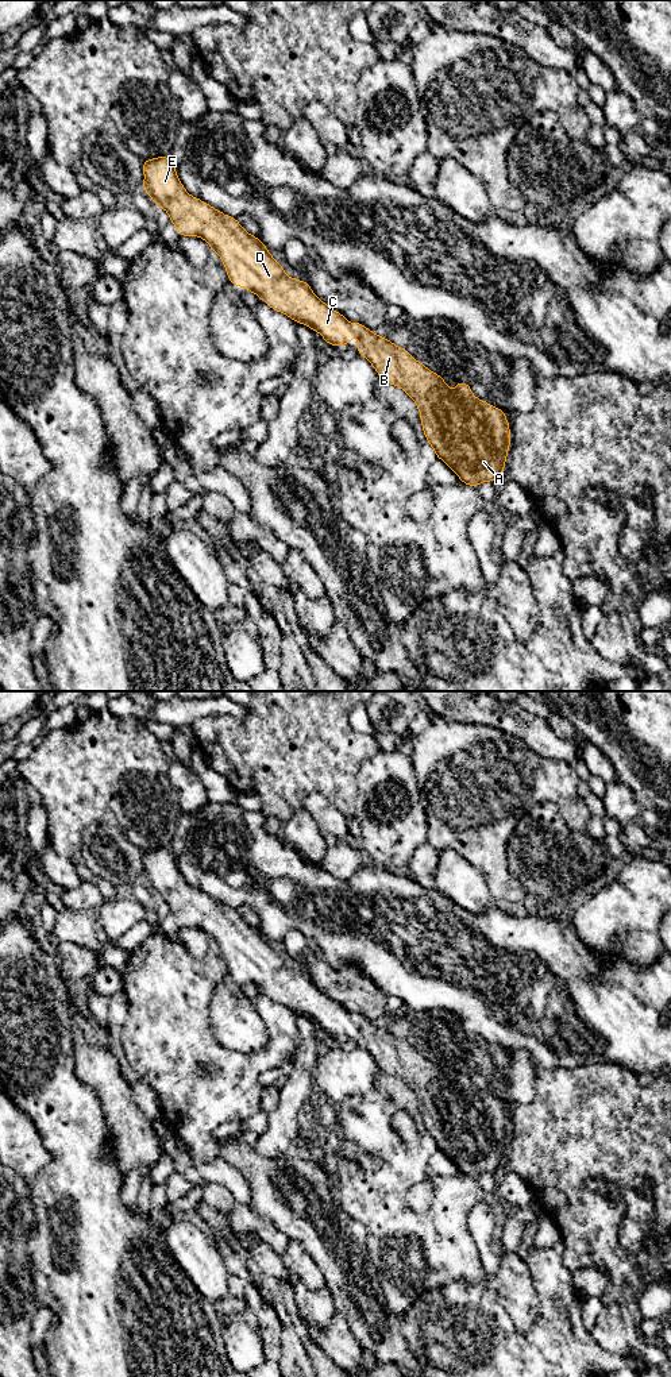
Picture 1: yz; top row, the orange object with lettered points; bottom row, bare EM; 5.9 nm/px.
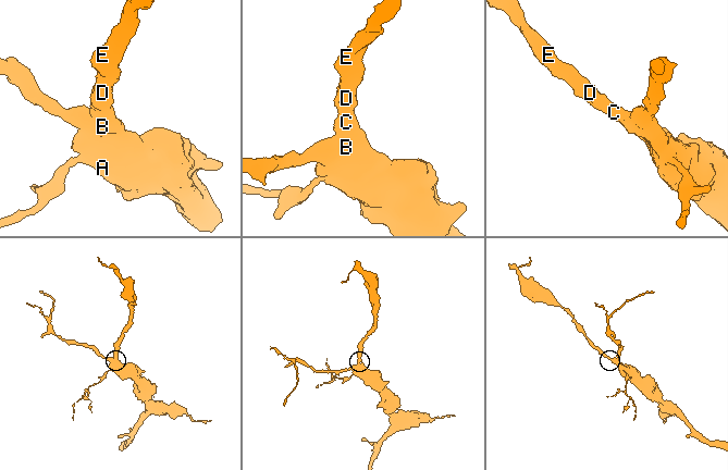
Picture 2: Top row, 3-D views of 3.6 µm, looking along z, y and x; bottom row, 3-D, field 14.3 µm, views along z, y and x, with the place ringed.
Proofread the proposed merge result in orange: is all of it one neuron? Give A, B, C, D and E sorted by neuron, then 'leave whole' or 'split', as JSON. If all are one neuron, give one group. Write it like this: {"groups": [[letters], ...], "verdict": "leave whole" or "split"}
{"groups": [["A", "B", "C", "D", "E"]], "verdict": "leave whole"}

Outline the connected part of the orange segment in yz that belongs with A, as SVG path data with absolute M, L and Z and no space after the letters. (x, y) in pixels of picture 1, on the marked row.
M170 157L144 159L142 163L143 190L158 208L169 213L170 223L176 225L180 236L198 236L209 244L212 251L219 254L230 284L252 292L275 312L319 332L327 344L346 346L356 333L359 338L358 355L371 363L382 382L401 387L414 401L427 441L433 448L436 458L441 459L459 477L460 482L475 489L479 483L494 482L504 474L510 447L510 428L502 409L477 398L470 383L456 382L456 390L452 392L443 377L416 360L405 348L378 336L362 323L354 321L351 325L342 313L323 302L306 281L288 277L285 269L271 256L267 247L255 235L250 235L238 219L190 196L178 180Z

